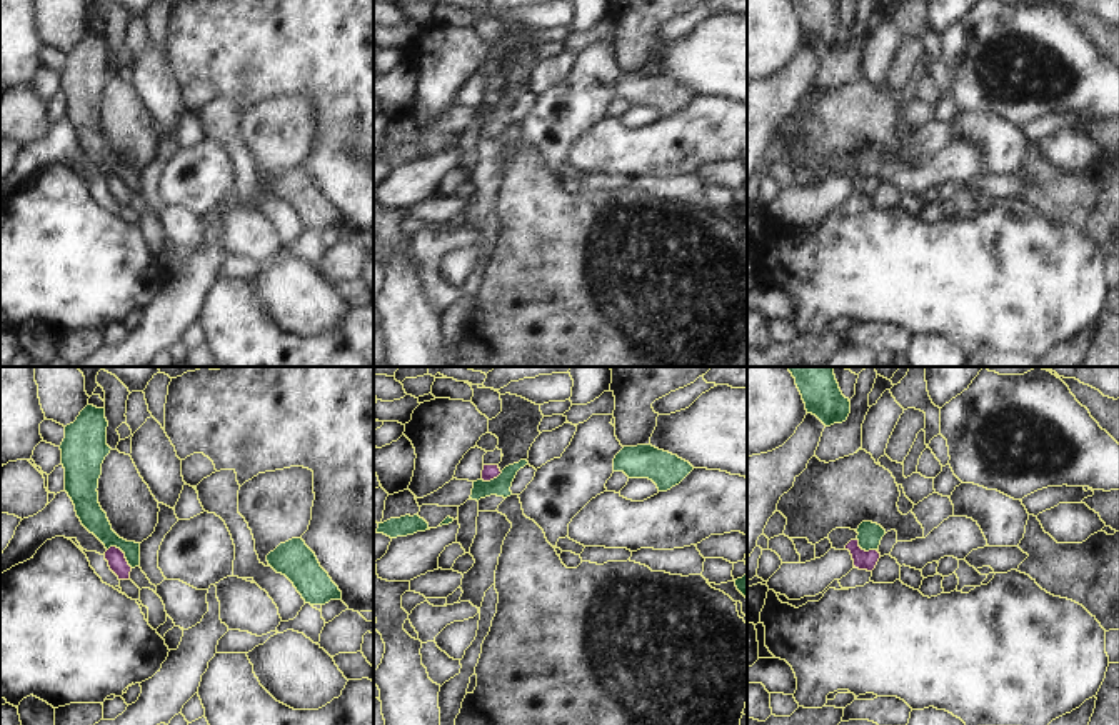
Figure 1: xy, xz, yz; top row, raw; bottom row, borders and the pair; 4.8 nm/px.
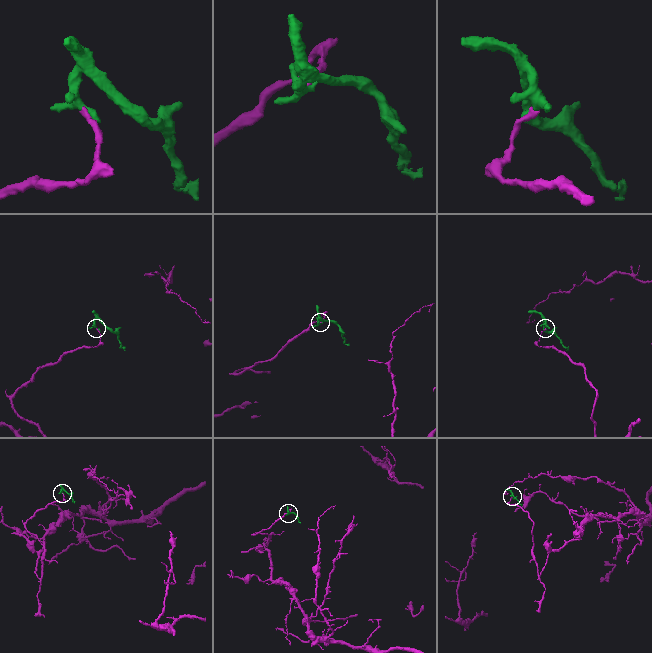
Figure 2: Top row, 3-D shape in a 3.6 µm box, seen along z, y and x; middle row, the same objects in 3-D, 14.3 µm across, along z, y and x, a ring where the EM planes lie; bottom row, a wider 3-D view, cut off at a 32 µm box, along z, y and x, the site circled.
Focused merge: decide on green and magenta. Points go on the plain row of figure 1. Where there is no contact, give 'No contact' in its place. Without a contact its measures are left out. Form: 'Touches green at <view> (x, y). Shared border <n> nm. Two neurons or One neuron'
Touches green at xy (122, 177). Shared border 160 nm. Two neurons.

